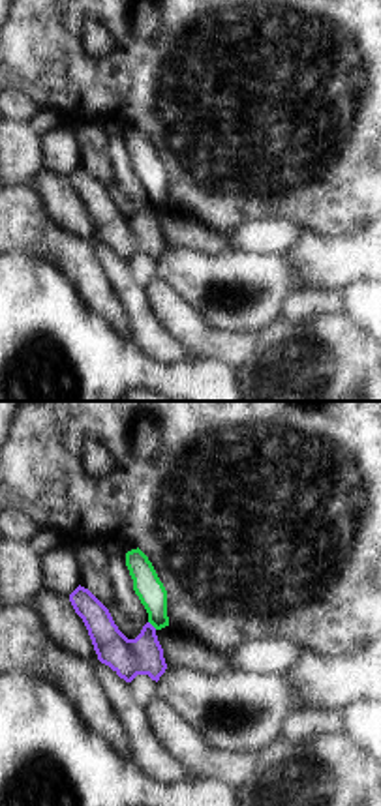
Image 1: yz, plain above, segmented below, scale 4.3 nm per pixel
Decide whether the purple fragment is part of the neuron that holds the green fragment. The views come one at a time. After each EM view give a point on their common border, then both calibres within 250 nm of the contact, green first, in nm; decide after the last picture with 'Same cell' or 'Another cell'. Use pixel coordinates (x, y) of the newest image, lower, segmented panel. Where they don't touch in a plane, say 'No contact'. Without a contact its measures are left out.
Touches green at (152, 625). Thickness 120 nm (green) against 160 nm

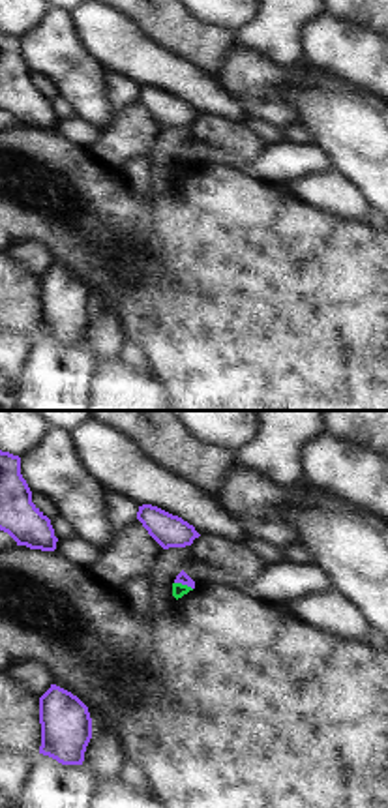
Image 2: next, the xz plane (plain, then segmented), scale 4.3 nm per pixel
Touches green at (184, 585). Thickness 60 nm (green) against 50 nm

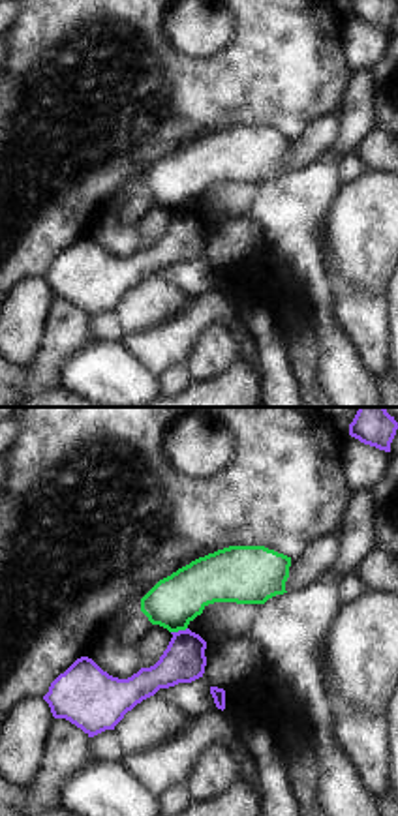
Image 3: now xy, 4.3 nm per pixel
Touches green at (179, 629). Thickness 220 nm (green) against 180 nm

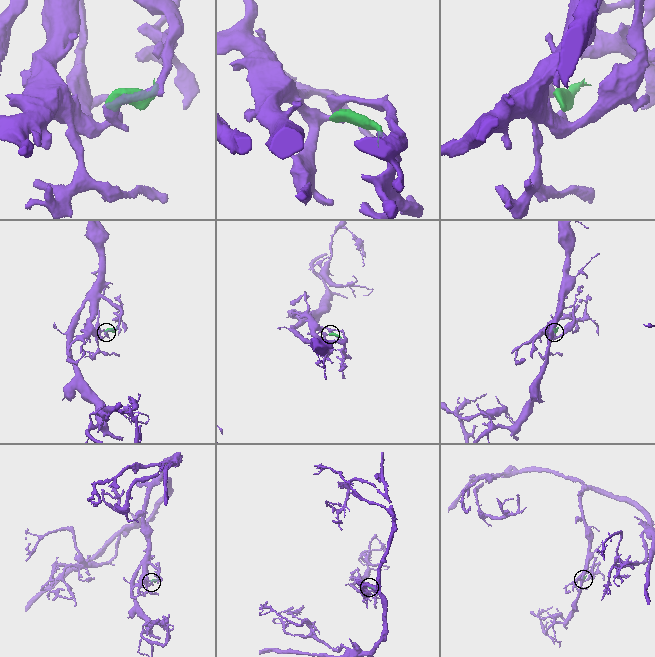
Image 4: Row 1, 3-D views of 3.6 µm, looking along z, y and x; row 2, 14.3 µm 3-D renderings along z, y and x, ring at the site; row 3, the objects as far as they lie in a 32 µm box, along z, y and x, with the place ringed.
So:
Another cell

